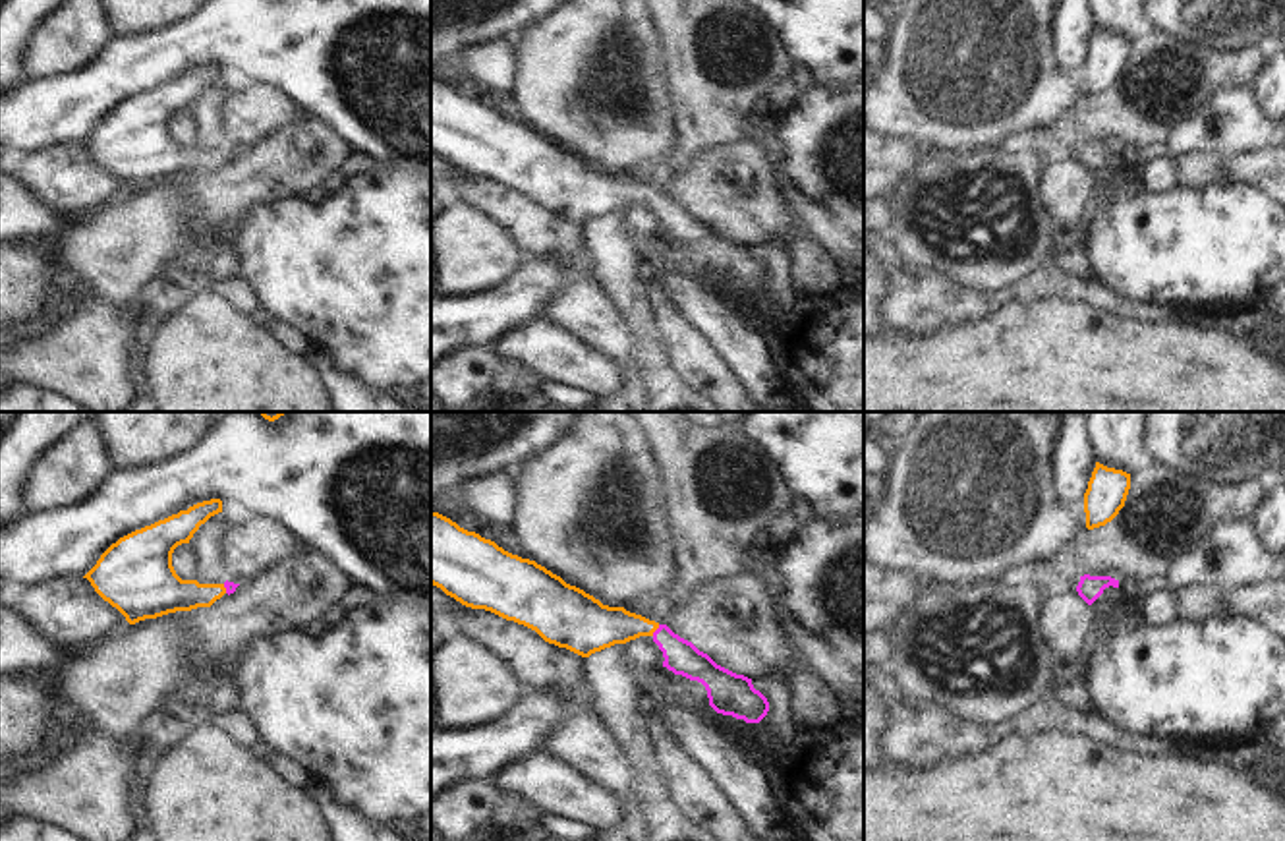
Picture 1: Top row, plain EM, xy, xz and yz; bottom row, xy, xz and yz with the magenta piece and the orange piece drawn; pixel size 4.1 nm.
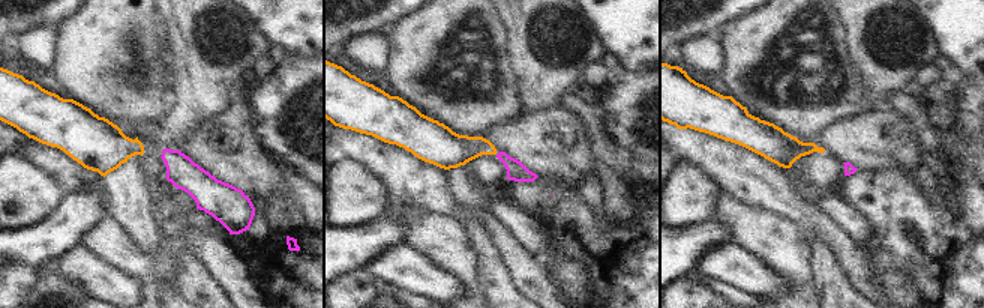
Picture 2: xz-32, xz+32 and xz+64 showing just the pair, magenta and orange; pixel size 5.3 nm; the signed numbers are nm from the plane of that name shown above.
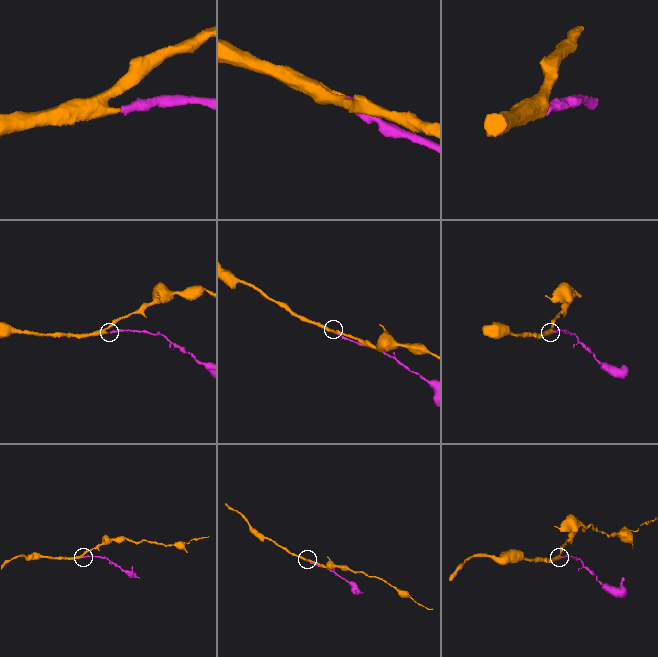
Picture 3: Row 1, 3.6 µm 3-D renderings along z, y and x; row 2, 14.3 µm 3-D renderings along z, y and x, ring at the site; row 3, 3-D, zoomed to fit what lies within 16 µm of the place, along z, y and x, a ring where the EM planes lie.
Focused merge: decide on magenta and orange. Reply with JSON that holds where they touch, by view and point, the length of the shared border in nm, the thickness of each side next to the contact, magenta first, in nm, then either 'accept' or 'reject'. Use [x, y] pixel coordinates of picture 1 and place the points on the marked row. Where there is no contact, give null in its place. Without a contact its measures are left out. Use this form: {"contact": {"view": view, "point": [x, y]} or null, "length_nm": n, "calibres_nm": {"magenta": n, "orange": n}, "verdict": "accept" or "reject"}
{"contact": {"view": "xz", "point": [656, 631]}, "length_nm": 60, "calibres_nm": {"magenta": 140, "orange": 190}, "verdict": "accept"}

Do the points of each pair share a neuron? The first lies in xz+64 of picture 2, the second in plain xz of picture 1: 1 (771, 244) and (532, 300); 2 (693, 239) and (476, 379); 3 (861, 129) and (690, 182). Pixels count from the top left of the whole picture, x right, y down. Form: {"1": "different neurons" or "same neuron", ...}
{"1": "different neurons", "2": "different neurons", "3": "same neuron"}

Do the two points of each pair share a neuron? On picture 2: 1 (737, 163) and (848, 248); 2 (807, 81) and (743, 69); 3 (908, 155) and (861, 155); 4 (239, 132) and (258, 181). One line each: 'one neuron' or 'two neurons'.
1: one neuron
2: one neuron
3: one neuron
4: one neuron

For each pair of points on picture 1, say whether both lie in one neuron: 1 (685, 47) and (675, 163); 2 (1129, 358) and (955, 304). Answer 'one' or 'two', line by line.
1: one
2: two

